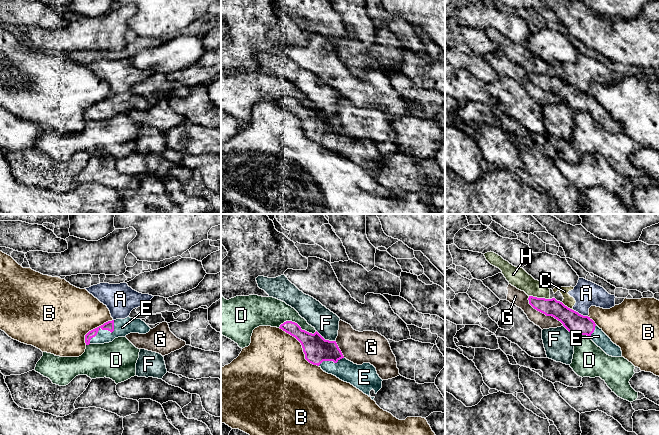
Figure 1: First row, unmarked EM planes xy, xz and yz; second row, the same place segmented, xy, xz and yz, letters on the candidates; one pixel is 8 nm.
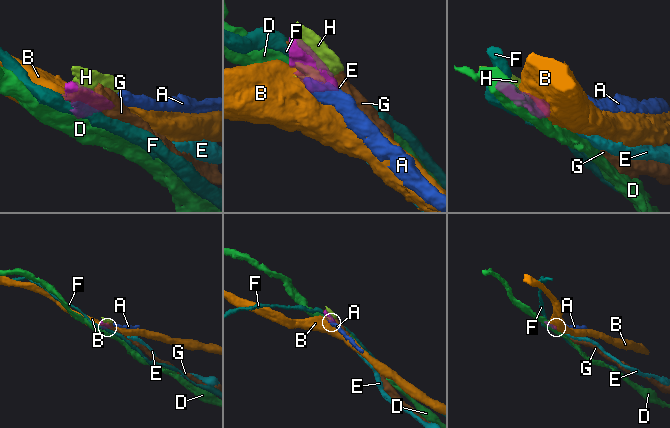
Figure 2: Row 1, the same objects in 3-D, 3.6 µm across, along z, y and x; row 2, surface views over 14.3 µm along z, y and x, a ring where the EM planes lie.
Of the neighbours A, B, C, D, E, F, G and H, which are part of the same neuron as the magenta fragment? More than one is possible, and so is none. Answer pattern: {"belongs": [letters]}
{"belongs": ["E"]}

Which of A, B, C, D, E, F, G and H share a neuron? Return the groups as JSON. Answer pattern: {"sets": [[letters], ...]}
{"sets": [["A", "C"], ["B"], ["D"], ["E"], ["F"], ["G"], ["H"]]}

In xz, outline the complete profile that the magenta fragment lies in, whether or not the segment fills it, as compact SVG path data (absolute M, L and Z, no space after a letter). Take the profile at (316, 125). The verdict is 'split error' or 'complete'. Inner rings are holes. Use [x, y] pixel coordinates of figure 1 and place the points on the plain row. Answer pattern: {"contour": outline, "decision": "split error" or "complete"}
{"contour": "M292 97L284 98L279 104L295 113L302 121L305 135L324 148L350 159L369 173L372 165L377 170L382 164L383 156L377 150L376 144L370 139L357 141L347 136L336 117L325 116L317 107L312 110L302 106Z", "decision": "split error"}

